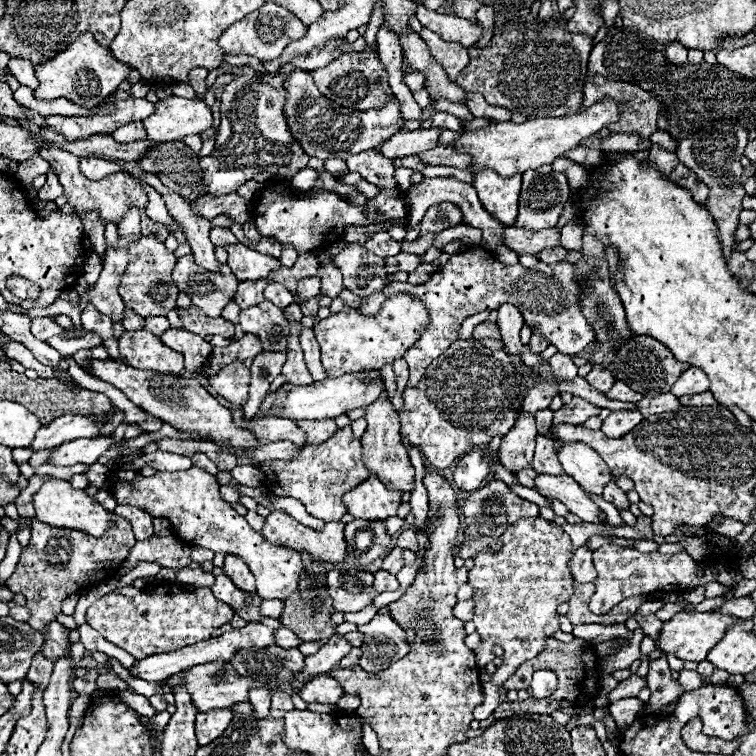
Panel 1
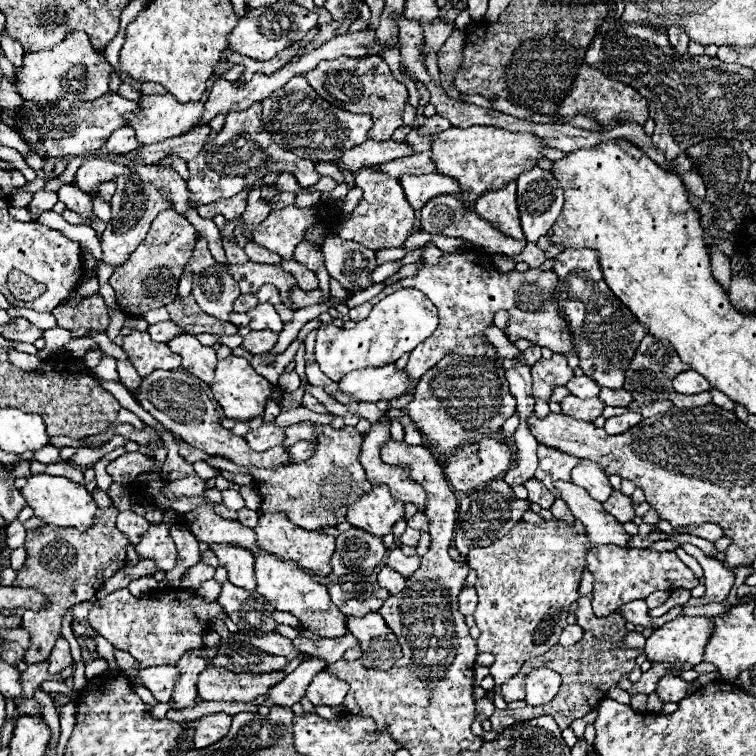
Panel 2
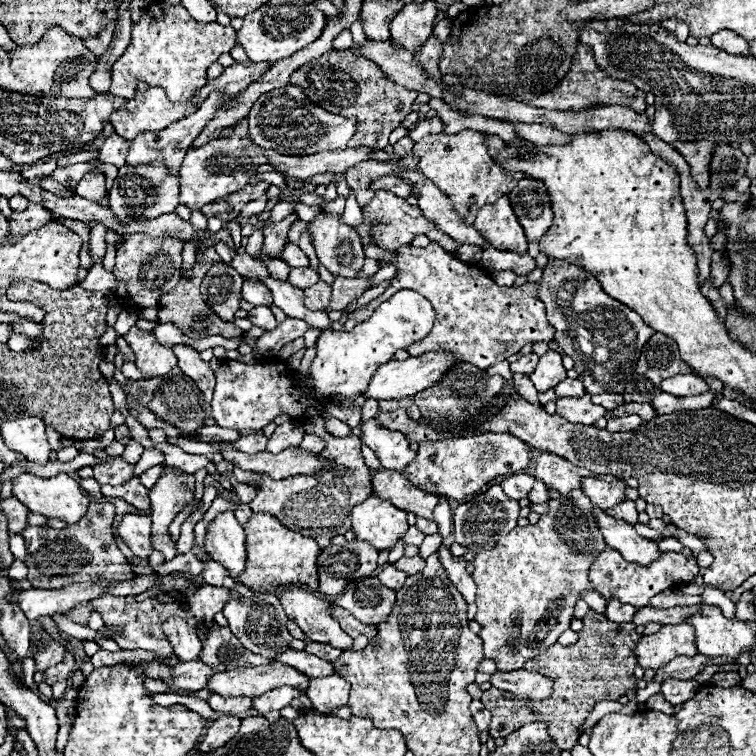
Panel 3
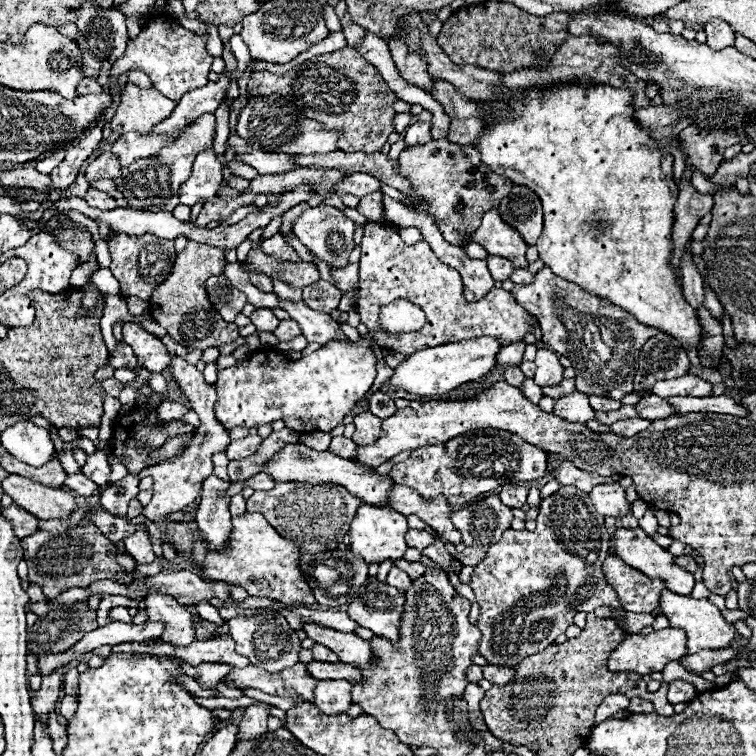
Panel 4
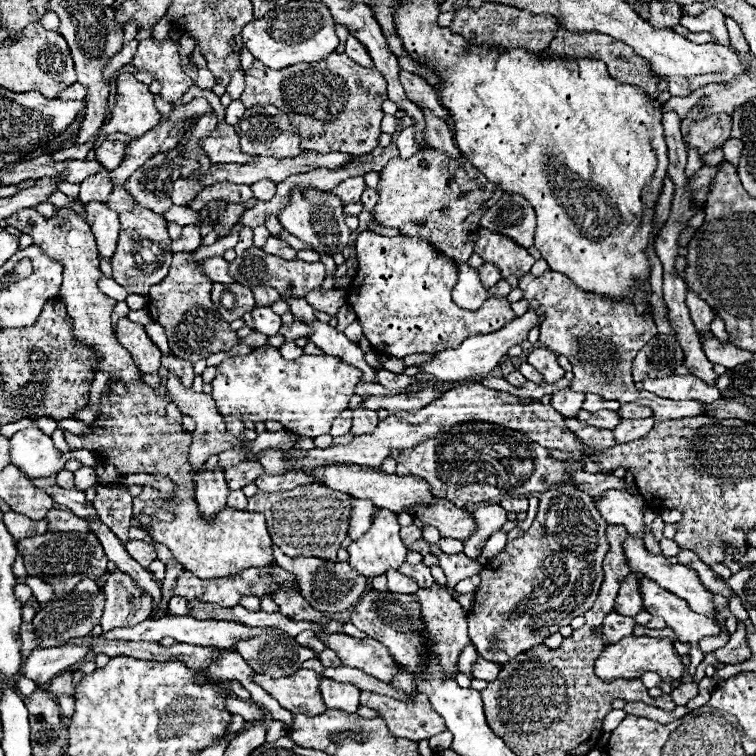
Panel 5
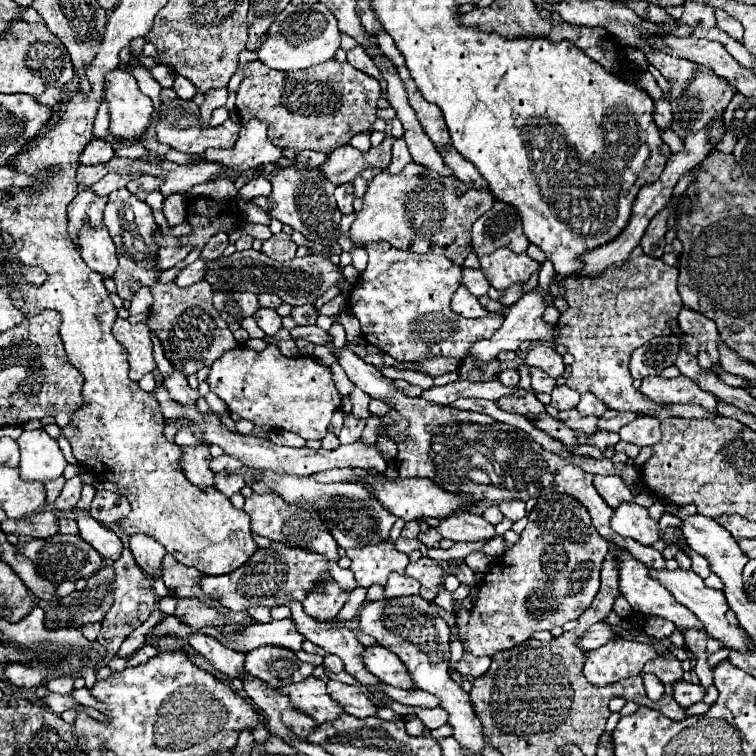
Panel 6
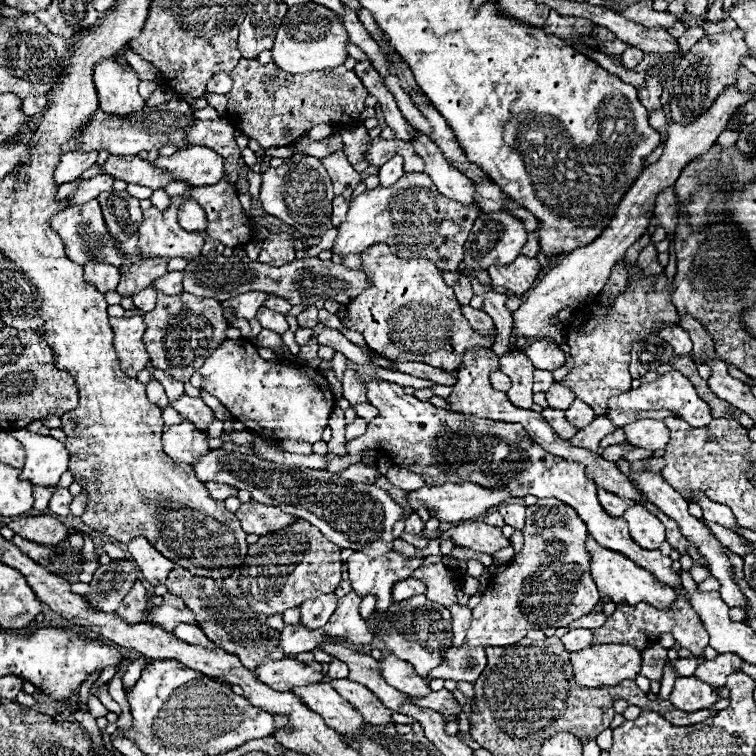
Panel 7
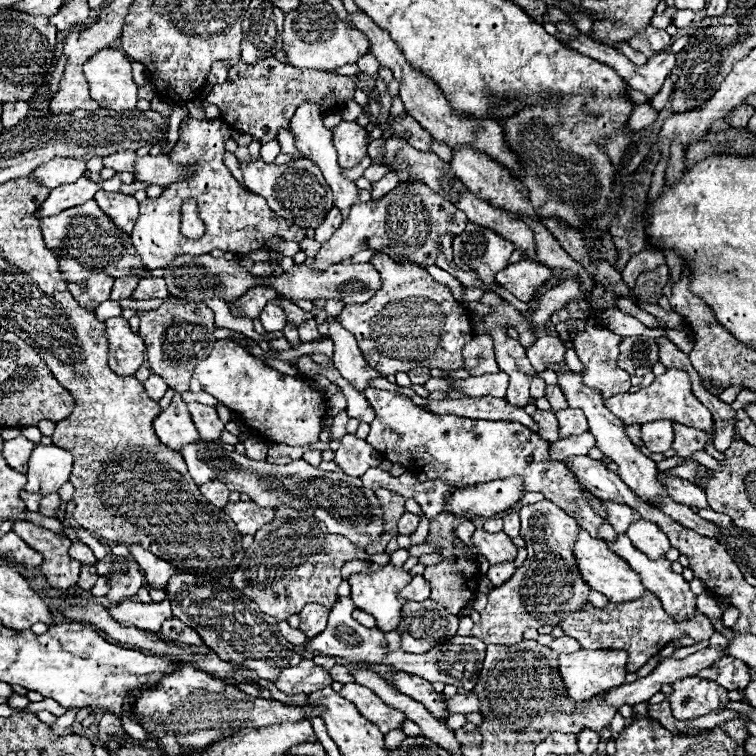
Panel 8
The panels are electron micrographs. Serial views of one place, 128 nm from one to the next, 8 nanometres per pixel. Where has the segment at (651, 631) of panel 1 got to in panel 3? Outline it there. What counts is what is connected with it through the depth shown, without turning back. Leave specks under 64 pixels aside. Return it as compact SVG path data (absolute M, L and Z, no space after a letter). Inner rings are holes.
M610 600L608 608L610 608L610 620L614 620L614 622L632 622L634 612L638 610L630 604L620 604L618 600Z

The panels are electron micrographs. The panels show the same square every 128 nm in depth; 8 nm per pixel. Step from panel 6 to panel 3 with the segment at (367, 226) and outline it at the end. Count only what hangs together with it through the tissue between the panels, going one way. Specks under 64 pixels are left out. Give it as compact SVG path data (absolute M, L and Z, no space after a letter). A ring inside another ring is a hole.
M458 132L458 134L430 134L416 142L414 154L420 156L420 172L432 180L436 186L440 186L442 192L456 204L456 212L466 220L466 224L472 224L478 210L498 200L498 196L510 194L510 188L518 184L518 180L524 176L524 172L508 172L502 166L498 166L490 156L486 148L486 134L484 132Z

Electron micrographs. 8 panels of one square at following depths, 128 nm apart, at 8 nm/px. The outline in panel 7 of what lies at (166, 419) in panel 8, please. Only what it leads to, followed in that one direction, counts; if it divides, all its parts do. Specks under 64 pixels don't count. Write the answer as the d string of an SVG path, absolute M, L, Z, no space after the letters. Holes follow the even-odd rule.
M154 370L152 376L154 376L162 386L164 386L164 390L166 390L166 394L168 394L170 400L176 400L176 396L184 394L184 384L178 382L178 380L174 380L172 376L168 376L168 374L160 372L160 370ZM182 422L178 426L164 428L162 442L164 442L164 452L174 462L186 462L188 466L192 466L198 458L202 458L202 454L210 450L204 432L196 430L192 422Z

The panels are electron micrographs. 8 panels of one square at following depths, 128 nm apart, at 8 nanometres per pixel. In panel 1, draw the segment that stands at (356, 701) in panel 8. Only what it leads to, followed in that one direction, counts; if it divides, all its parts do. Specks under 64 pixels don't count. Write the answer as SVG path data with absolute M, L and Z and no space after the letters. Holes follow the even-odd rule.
M316 676L314 680L310 680L306 686L302 686L298 690L298 696L312 704L312 702L318 702L318 704L336 704L340 698L342 698L344 690L340 686L338 680L334 680L332 676Z

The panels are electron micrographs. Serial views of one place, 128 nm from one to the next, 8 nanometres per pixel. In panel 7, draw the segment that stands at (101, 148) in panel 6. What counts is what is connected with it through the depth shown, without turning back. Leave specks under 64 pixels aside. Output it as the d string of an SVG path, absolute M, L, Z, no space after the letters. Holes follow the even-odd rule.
M68 152L62 156L62 160L54 172L54 180L58 184L74 182L80 178L80 174L84 170L88 170L96 162L98 162L98 152Z

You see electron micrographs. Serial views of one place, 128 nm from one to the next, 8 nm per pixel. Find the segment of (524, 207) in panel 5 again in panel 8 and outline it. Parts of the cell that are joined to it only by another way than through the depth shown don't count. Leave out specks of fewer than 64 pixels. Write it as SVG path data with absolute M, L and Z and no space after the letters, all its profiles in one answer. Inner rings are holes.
M468 224L466 230L454 238L452 250L454 262L464 270L474 270L484 282L486 292L494 292L494 276L510 264L508 260L514 252L514 244L490 228Z

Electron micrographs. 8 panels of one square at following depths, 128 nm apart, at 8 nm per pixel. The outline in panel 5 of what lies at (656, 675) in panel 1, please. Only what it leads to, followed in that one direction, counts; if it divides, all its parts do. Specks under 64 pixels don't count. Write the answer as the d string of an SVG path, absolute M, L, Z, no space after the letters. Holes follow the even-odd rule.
M684 682L670 692L670 698L676 702L676 706L684 706L688 700L696 698L696 694L698 694L698 684L696 682Z

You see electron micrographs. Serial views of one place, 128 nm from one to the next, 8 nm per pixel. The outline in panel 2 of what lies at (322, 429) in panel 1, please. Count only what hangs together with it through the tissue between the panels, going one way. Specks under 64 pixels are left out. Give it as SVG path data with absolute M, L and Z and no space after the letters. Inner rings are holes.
M298 422L294 426L286 428L286 440L284 446L296 444L298 440L318 440L318 432L316 432L316 424L314 422Z

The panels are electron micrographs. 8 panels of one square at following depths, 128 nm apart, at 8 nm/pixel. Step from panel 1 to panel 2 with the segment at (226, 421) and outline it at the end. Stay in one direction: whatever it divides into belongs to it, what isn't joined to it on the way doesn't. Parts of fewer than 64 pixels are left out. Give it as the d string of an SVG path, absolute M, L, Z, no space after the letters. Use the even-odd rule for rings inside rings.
M156 370L140 380L138 386L138 404L150 412L164 428L178 434L184 442L192 444L194 448L206 450L212 456L228 458L240 466L258 466L258 468L274 468L290 464L290 458L284 450L284 446L268 448L266 452L254 452L250 446L246 446L246 440L242 436L234 436L228 428L222 426L220 410L214 408L214 400L210 398L208 390L198 382L196 376L188 372L176 372L176 370Z

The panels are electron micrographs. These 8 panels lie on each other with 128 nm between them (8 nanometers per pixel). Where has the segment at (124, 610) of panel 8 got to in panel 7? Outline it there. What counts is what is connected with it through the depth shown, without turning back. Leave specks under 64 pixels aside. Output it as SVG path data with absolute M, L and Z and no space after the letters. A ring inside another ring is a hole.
M166 594L160 606L154 606L148 610L146 622L158 624L164 630L174 628L174 624L198 624L194 620L194 612L184 604L184 600L172 594Z

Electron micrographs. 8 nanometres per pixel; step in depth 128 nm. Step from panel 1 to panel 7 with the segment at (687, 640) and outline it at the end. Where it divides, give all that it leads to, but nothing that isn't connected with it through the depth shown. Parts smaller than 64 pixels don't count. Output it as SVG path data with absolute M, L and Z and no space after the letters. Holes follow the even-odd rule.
M598 644L570 652L576 682L586 688L618 686L622 680L636 680L642 668L642 654L626 644Z

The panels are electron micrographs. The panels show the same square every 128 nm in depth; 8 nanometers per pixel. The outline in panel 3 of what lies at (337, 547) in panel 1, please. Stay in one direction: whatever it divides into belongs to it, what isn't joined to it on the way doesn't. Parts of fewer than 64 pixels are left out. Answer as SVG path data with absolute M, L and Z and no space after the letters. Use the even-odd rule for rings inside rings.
M254 514L250 522L244 524L244 530L248 562L242 576L238 576L244 586L256 592L272 592L282 584L306 584L310 590L318 588L318 556L322 548L314 538L284 528L272 514Z

